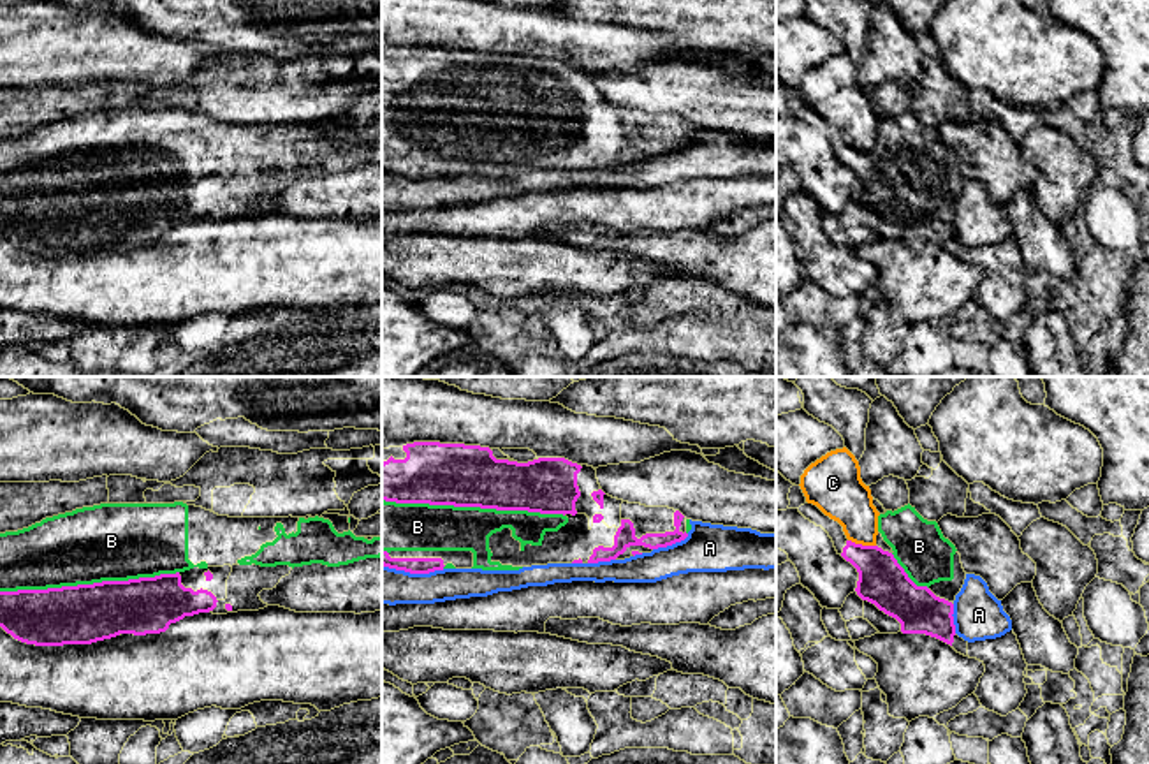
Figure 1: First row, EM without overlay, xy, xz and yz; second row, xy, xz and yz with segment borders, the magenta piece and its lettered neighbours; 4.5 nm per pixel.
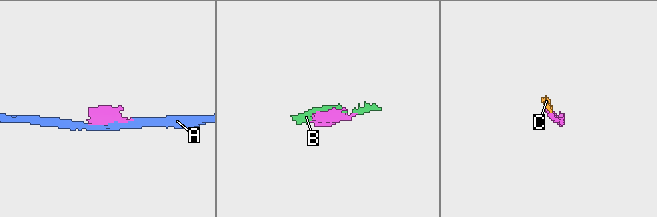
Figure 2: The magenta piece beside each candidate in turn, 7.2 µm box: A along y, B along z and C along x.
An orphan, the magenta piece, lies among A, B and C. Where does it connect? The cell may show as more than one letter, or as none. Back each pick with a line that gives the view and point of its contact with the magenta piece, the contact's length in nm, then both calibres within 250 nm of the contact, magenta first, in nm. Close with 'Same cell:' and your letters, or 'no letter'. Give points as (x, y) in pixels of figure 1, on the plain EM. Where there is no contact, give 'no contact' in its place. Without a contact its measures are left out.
B: meets magenta in xz at (474, 111); contact 850 nm long; 280 nm thick on the magenta side, 220 nm on the other
Same cell: B

